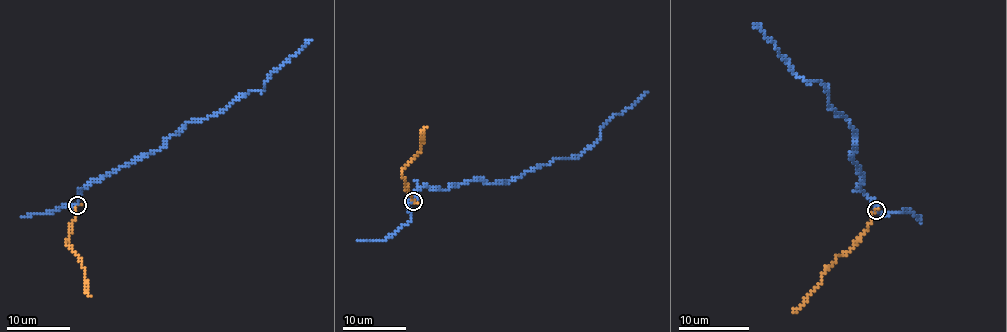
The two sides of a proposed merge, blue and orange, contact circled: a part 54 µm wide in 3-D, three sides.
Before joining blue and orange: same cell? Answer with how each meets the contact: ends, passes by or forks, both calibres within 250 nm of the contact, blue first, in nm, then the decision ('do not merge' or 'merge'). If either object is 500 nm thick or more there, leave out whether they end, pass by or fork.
blue passes by; orange ends there; 190 nm thick on the blue side, 200 nm on the other; do not merge

